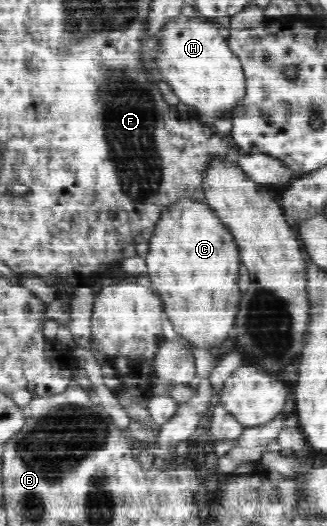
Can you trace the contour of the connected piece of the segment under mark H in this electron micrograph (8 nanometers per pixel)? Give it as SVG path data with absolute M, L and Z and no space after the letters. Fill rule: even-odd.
M180 17L167 23L163 33L160 67L164 81L174 85L180 102L194 107L198 121L212 125L216 120L230 118L245 100L248 80L242 61L220 35L220 25L202 17Z

